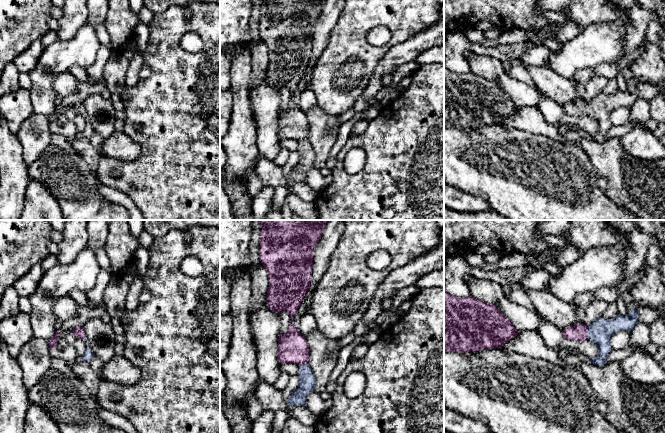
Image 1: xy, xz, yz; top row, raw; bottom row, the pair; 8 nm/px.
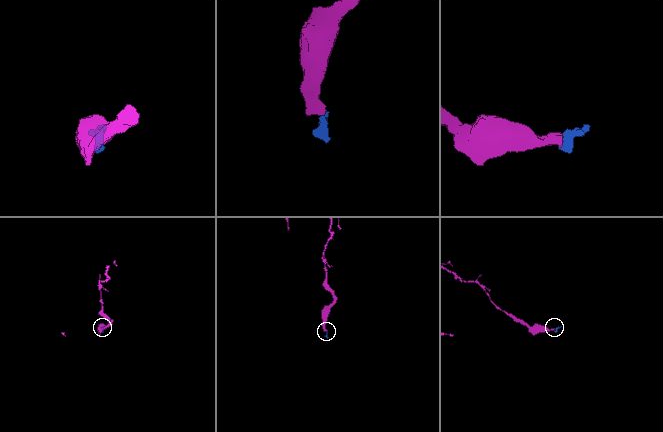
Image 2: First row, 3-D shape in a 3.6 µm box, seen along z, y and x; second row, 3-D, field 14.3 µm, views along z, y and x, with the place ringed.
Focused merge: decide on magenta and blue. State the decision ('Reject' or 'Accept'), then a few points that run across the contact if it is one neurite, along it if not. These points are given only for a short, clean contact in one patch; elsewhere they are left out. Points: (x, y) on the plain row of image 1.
Accept. Line: yz (578, 108), (587, 108), (599, 107)

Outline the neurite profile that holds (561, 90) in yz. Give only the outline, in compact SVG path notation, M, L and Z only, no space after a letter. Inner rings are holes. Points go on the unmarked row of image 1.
M526 66L537 89L561 107L581 98L573 79L564 78L542 66Z

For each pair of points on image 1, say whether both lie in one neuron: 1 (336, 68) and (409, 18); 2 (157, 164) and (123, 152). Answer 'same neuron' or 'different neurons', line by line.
1: same neuron
2: different neurons

